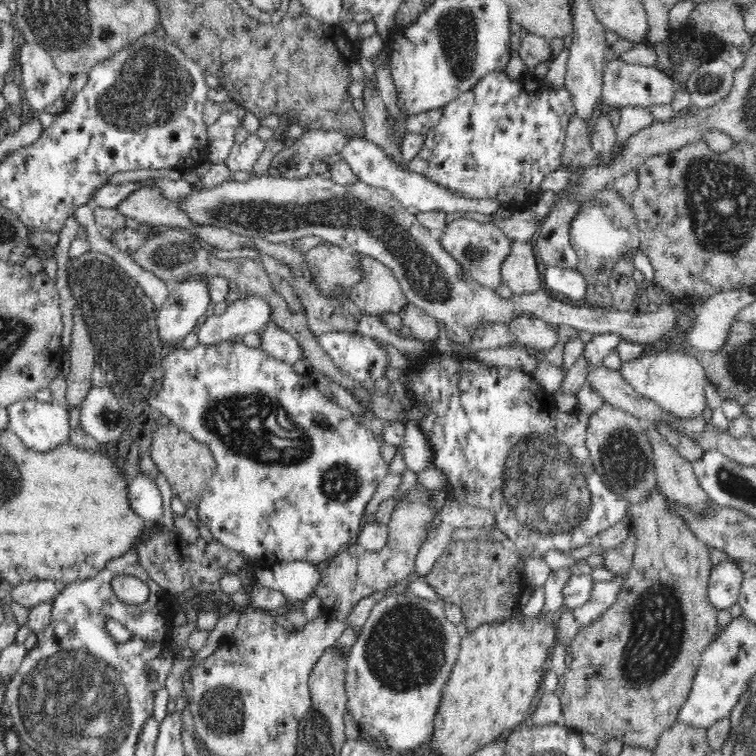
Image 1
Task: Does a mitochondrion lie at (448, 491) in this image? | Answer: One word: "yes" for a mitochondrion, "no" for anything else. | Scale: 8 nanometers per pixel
no

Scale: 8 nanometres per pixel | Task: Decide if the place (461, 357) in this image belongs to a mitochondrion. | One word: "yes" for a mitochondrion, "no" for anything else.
no

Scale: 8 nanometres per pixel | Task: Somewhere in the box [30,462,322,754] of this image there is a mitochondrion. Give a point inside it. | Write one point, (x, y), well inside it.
(223, 710)

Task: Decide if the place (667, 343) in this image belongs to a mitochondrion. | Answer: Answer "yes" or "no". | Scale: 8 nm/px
no

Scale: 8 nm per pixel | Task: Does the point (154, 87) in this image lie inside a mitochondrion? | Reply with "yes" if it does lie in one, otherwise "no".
yes

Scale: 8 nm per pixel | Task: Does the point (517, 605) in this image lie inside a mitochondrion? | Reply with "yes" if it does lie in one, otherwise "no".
no

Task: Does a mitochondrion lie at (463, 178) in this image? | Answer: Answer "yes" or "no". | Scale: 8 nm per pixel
yes

